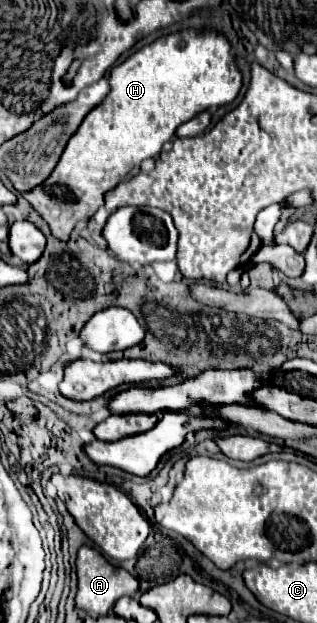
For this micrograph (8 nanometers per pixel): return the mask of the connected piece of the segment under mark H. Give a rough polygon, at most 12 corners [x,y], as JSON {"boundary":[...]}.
{"boundary":[[223,33],[159,37],[111,71],[23,193],[67,241],[175,129],[231,103]]}

